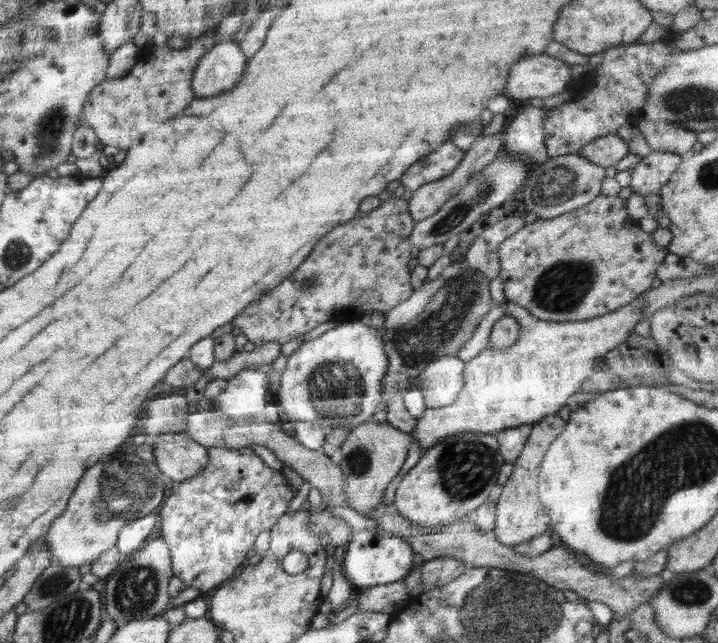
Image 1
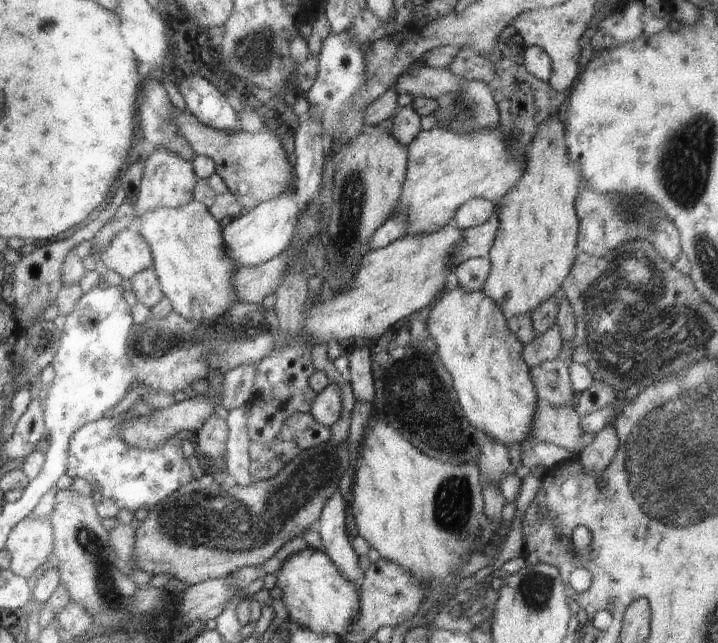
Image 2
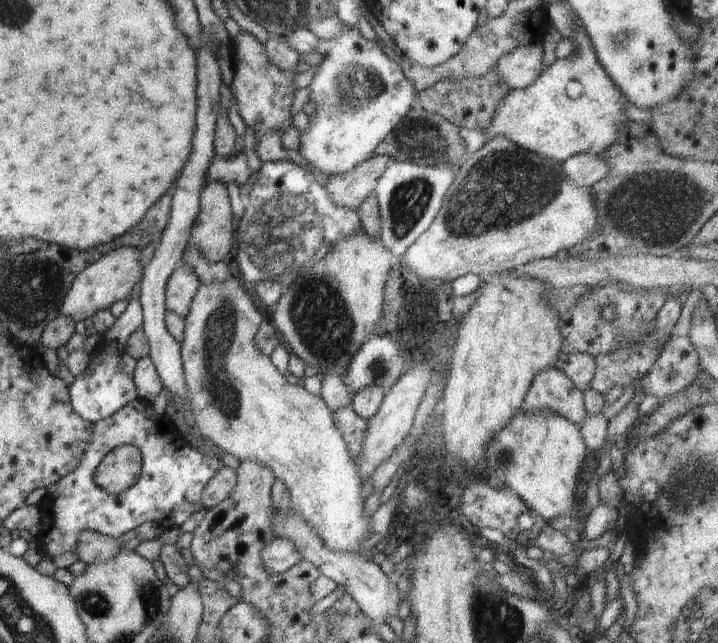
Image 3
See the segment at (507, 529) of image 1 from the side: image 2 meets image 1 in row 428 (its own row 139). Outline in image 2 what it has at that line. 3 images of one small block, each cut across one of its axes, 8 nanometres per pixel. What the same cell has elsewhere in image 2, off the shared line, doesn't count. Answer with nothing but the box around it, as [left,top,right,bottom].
[482,115,582,317]

